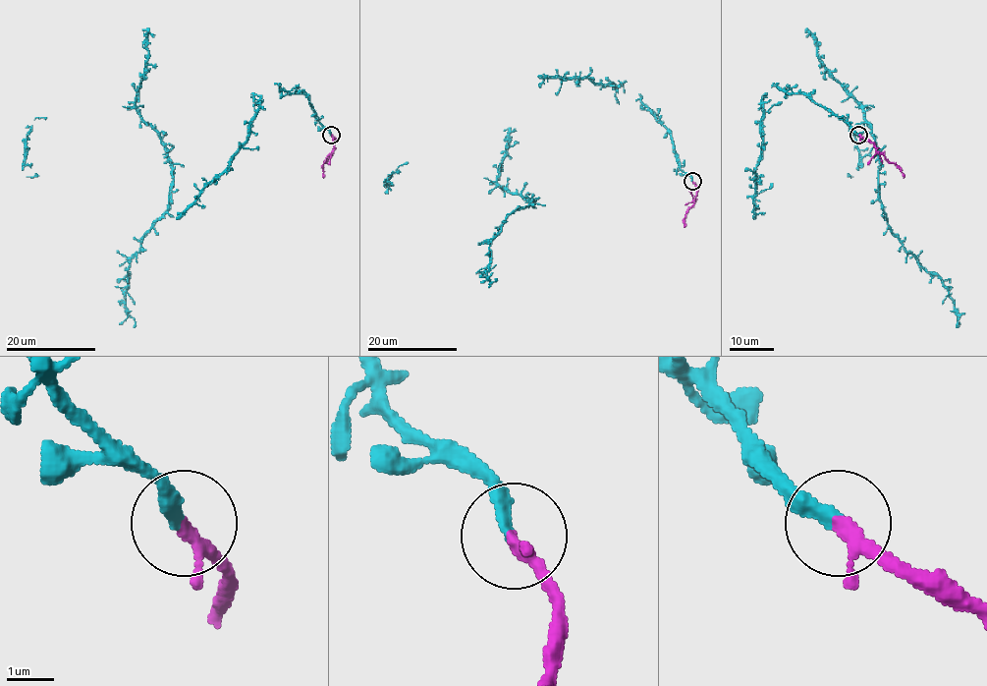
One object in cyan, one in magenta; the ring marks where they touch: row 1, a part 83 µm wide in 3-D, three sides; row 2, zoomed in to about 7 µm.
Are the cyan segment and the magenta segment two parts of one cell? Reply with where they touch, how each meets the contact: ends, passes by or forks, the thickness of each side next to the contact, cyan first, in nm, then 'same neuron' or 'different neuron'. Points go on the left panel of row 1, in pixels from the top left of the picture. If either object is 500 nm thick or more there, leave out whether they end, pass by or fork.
(331, 135) | cyan ends | magenta passes by | 280/220 nm | same neuron

